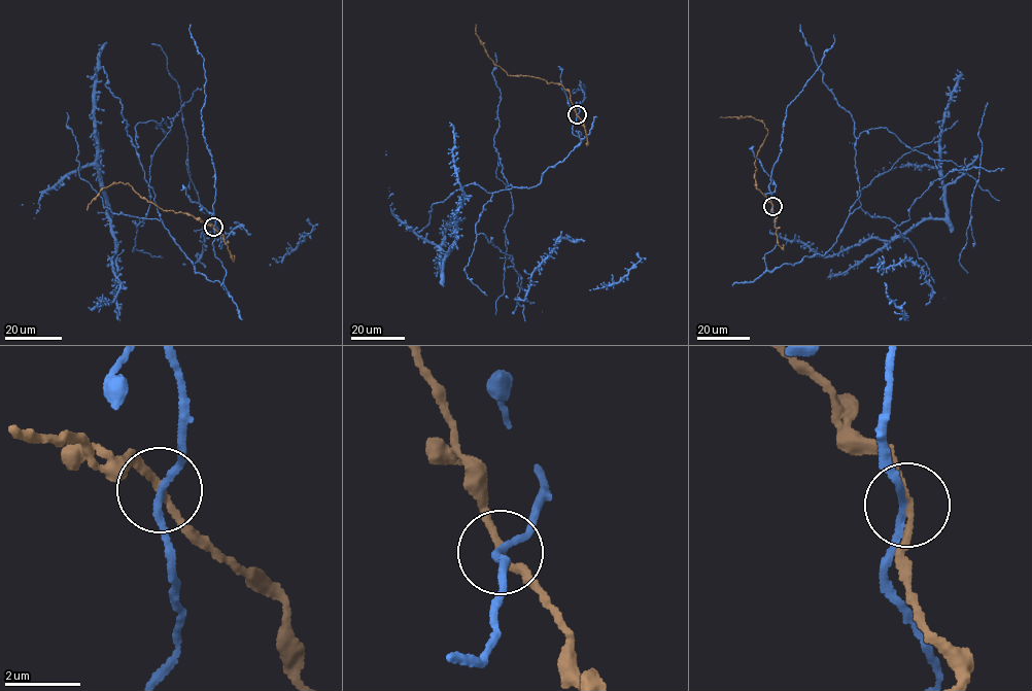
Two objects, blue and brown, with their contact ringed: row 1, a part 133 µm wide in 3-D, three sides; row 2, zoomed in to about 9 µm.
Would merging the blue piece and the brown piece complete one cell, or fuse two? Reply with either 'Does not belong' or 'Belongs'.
Does not belong

